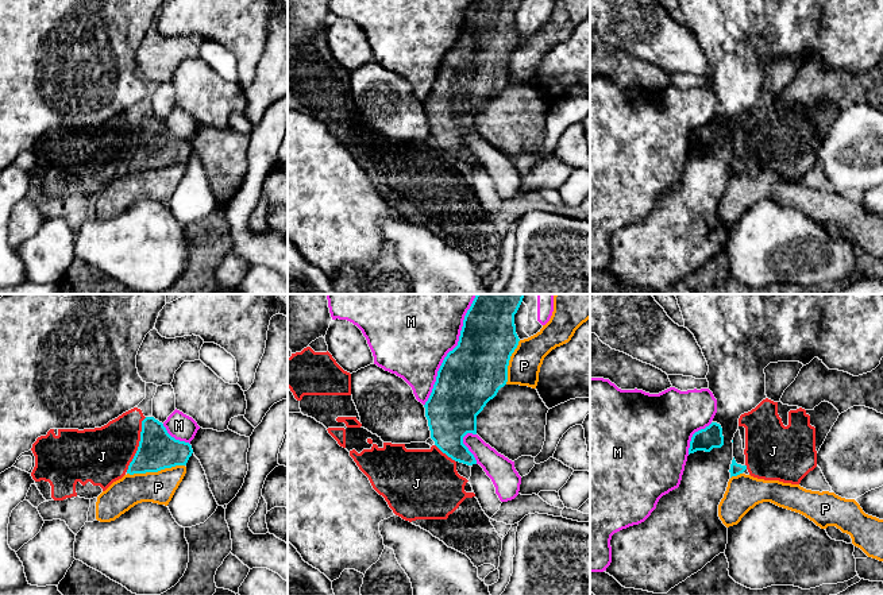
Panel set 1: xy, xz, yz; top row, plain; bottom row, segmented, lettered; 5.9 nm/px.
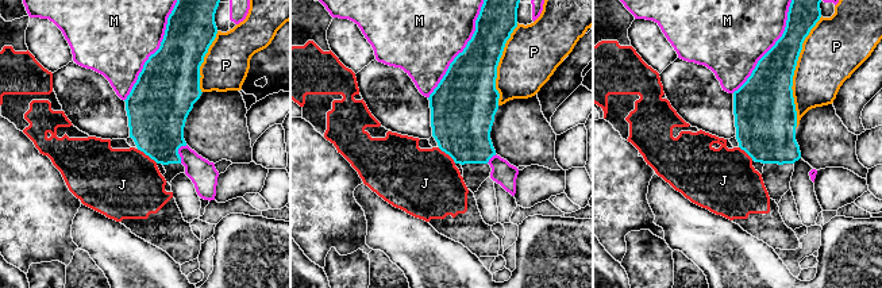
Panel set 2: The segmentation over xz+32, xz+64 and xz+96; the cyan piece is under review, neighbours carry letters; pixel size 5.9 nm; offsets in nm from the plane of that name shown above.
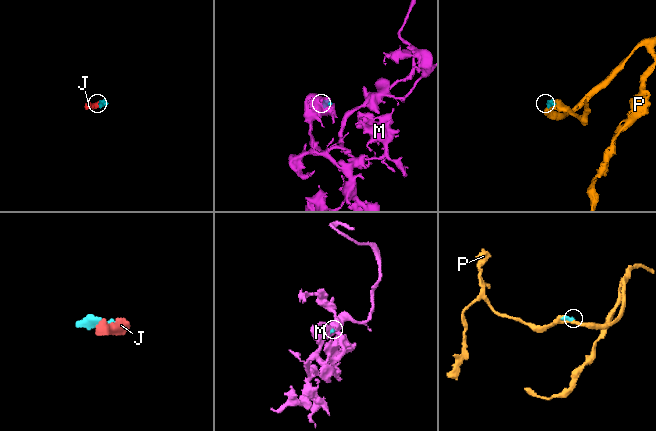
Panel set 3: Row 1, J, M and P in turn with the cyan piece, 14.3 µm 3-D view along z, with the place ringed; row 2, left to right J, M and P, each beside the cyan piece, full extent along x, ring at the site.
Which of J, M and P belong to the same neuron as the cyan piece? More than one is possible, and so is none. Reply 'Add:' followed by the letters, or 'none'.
Add: none

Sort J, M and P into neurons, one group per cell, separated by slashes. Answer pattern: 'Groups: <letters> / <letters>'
Groups: J / M / P

